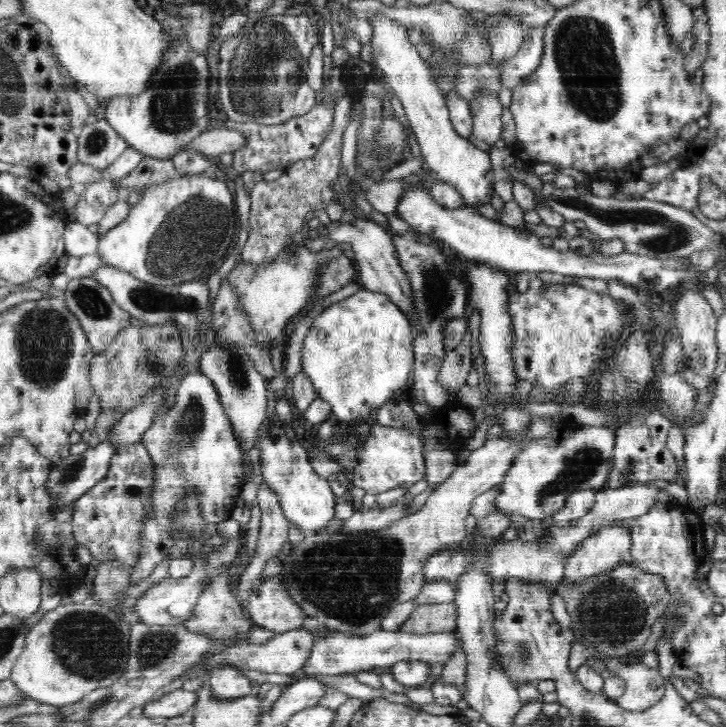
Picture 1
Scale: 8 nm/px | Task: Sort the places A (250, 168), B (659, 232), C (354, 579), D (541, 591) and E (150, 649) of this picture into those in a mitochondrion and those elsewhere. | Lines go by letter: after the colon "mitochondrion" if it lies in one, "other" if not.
A: other
B: mitochondrion
C: mitochondrion
D: other
E: mitochondrion

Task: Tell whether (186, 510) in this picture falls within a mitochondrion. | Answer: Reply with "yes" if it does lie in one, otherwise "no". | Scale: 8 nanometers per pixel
yes

